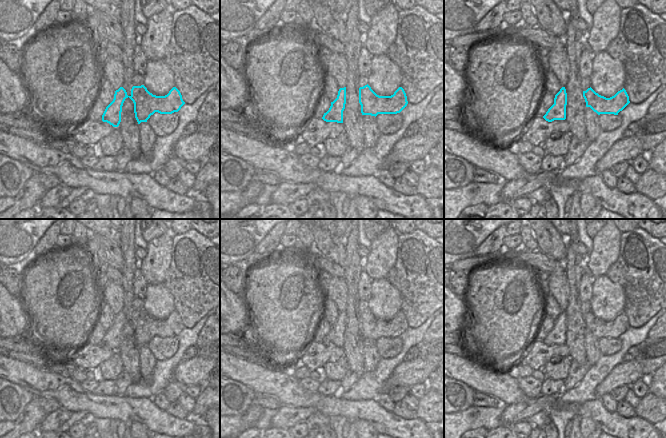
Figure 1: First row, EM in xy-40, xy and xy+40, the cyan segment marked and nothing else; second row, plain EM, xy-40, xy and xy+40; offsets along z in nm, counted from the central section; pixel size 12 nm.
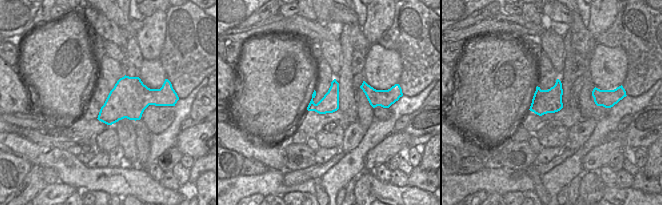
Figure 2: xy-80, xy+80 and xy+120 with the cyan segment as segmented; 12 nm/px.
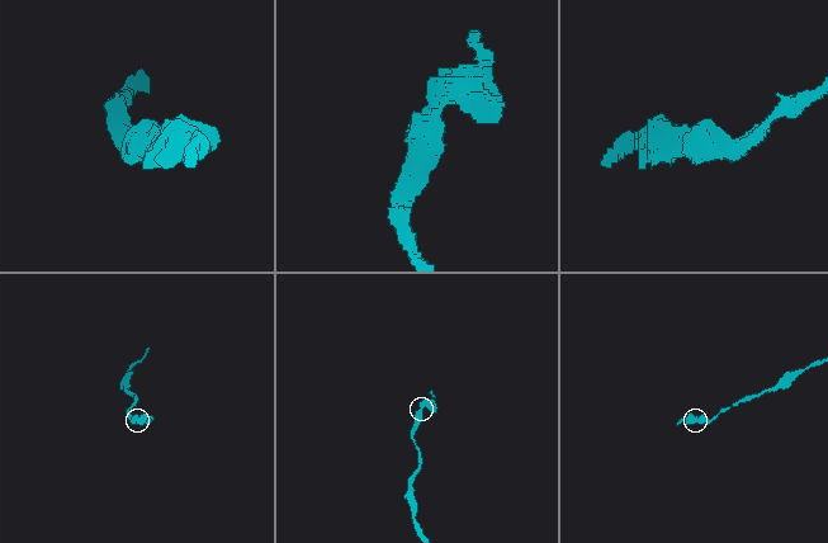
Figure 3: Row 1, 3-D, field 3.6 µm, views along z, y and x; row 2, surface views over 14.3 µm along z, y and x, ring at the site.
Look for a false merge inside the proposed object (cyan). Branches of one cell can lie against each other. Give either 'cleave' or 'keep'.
keep

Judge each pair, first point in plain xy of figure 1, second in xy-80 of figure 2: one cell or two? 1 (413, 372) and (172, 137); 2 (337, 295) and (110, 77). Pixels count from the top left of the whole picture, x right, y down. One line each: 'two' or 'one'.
1: two
2: one

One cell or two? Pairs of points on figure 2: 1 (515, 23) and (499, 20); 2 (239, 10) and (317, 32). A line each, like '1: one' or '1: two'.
1: one
2: two

